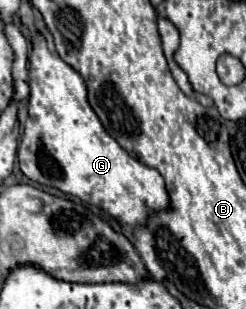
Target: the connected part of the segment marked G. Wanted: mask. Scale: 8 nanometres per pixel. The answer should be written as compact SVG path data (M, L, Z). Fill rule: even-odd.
M40 31L32 33L28 121L18 145L18 165L28 179L98 205L132 229L144 225L150 211L168 207L162 175L128 155L128 151L104 131L88 103L84 79L58 55L48 51Z

